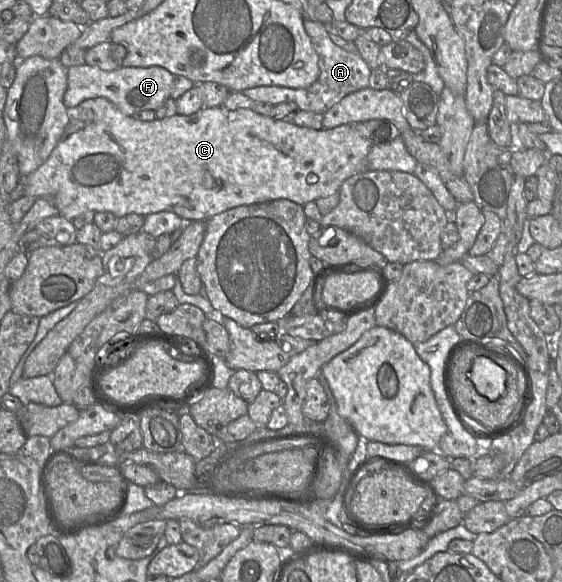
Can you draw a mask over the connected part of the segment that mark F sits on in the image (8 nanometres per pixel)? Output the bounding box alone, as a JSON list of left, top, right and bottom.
[63,64,174,116]

